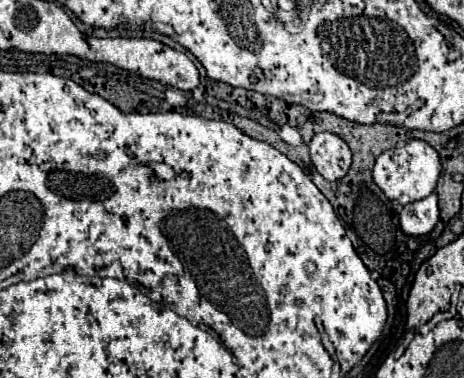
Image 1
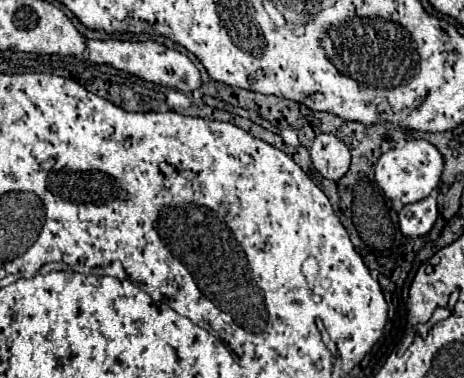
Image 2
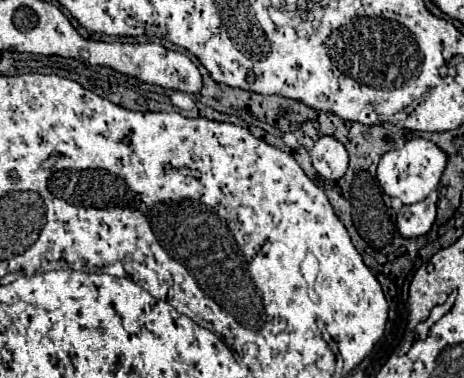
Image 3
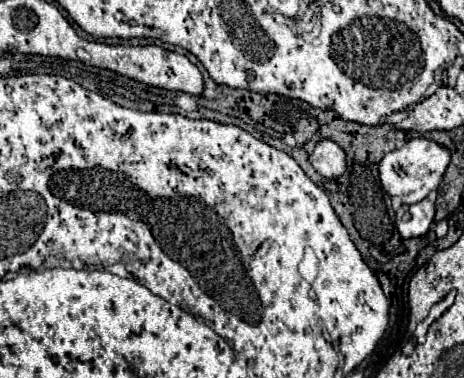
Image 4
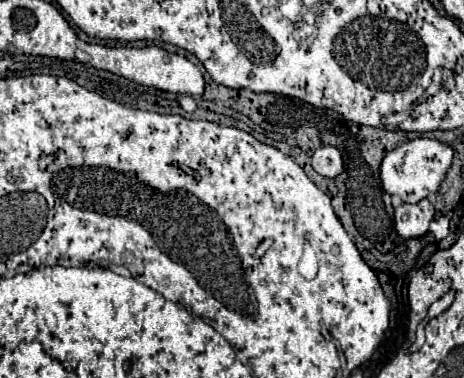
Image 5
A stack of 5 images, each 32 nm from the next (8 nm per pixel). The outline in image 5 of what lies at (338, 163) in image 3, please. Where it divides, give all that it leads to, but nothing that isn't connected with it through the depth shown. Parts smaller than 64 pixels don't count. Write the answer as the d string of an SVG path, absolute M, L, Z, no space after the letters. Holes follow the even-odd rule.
M326 144L326 146L320 146L314 154L312 154L312 168L326 176L326 178L336 178L342 170L344 170L344 156L342 152L332 146L332 144Z

